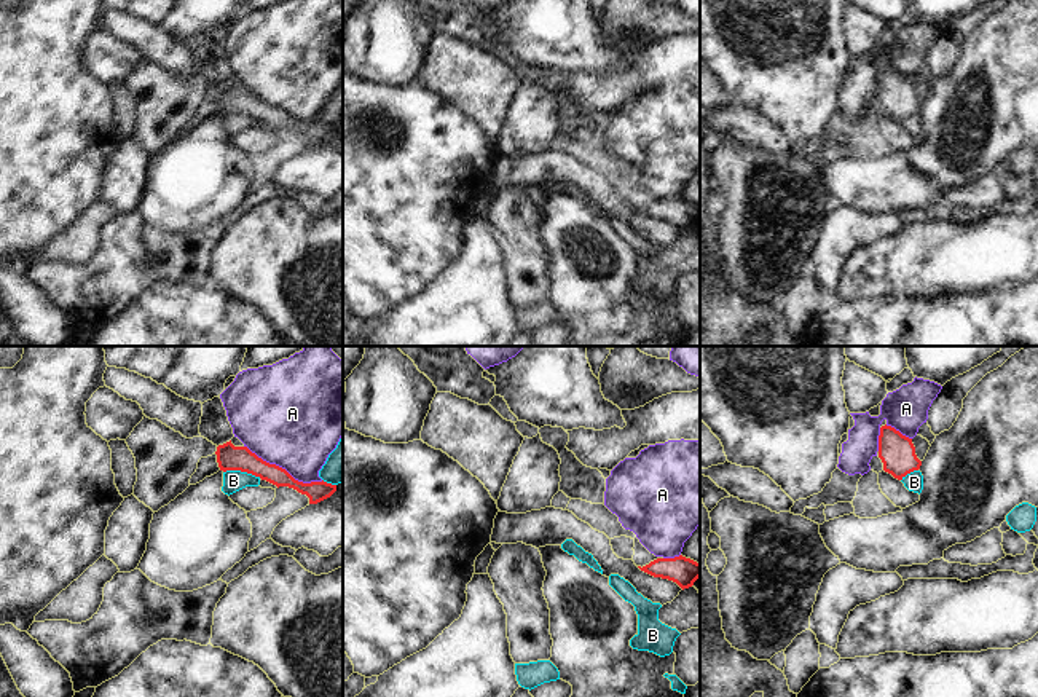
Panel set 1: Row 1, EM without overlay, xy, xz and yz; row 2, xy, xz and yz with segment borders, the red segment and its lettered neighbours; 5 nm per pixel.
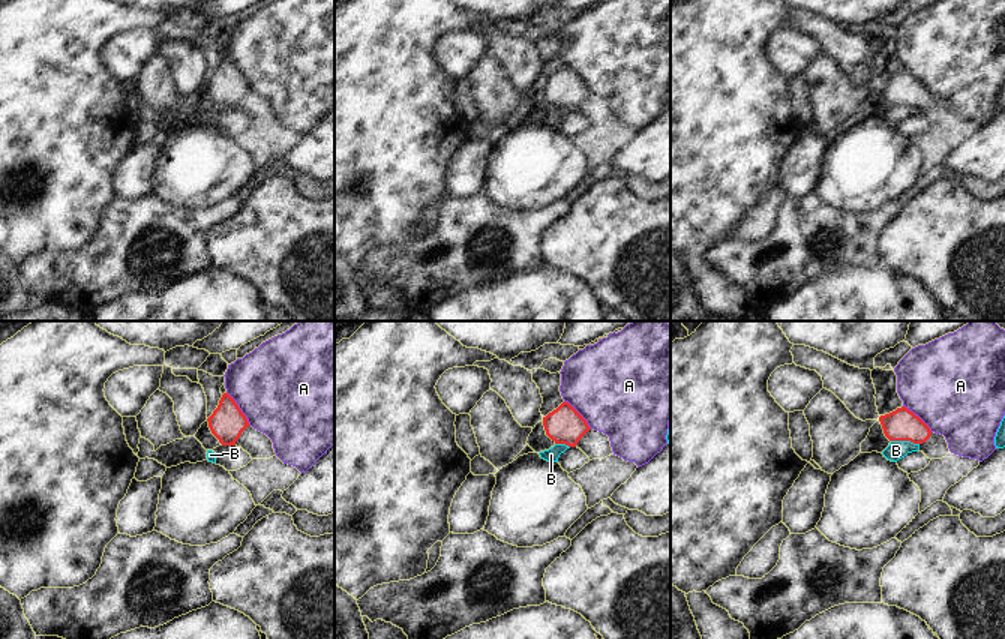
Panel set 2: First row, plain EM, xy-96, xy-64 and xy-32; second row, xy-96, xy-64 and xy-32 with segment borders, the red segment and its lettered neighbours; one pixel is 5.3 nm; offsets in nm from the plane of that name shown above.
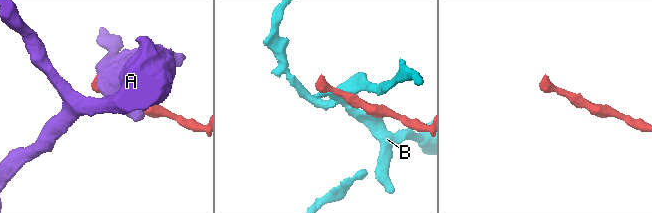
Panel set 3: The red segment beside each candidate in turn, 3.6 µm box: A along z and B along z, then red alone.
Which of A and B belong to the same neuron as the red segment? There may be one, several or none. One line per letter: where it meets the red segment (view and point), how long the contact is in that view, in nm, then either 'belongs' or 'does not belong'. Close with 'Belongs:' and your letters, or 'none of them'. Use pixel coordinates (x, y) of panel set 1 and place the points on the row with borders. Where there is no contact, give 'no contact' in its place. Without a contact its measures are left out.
A: xy (284, 469) | 440 nm | does not belong
B: xy (243, 471) | 190 nm | does not belong
Belongs: none of them

